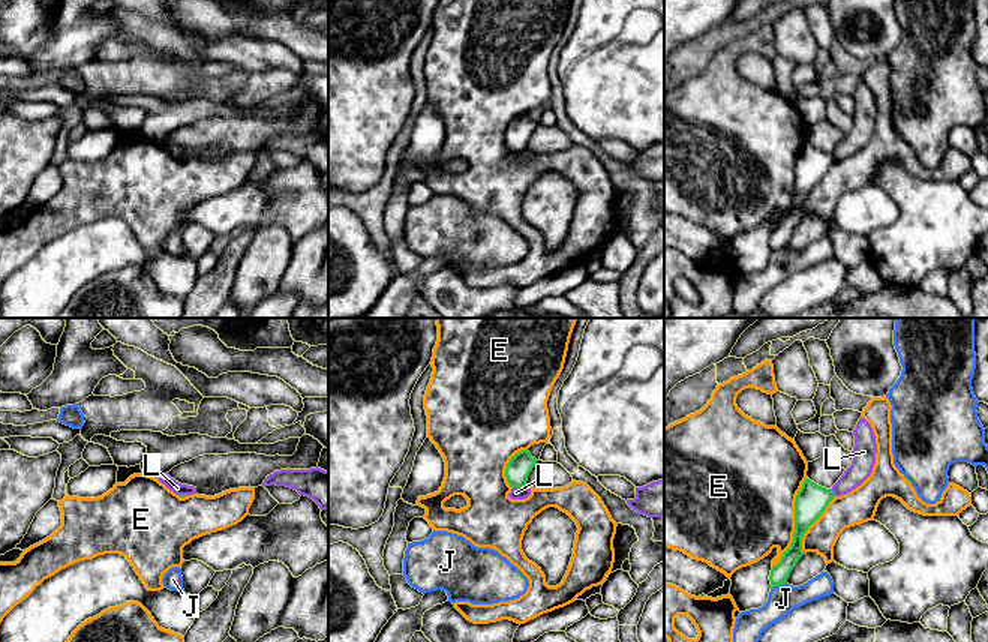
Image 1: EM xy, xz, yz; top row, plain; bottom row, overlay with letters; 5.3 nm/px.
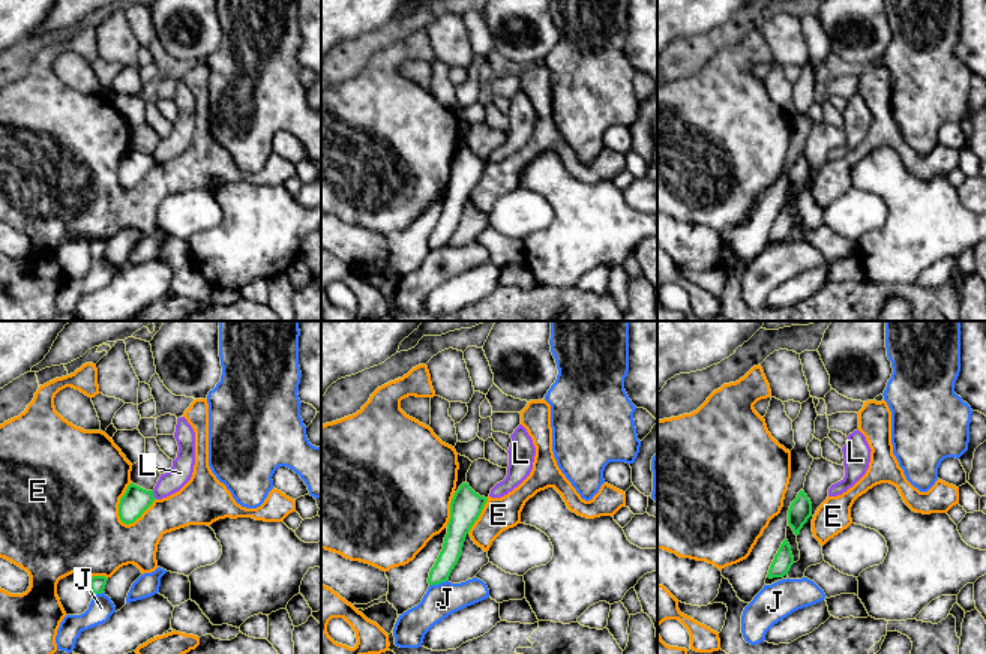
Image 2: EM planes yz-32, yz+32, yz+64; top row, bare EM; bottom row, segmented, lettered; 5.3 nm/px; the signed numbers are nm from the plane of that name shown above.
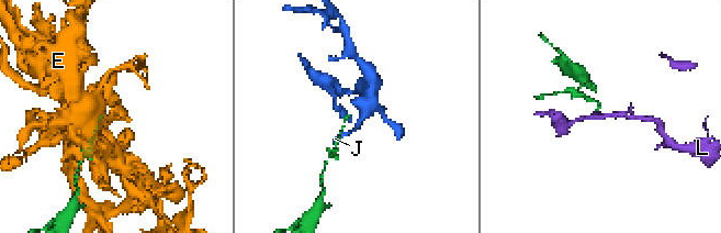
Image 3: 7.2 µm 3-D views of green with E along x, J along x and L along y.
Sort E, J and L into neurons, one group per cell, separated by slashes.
E / J / L

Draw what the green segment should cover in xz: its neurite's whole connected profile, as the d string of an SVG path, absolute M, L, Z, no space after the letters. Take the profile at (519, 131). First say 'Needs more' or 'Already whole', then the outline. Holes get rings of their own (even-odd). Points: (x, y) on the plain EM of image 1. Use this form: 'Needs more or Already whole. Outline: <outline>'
Already whole. Outline: M528 114L516 117L505 132L505 141L511 152L525 152L528 140L535 130L537 123Z

